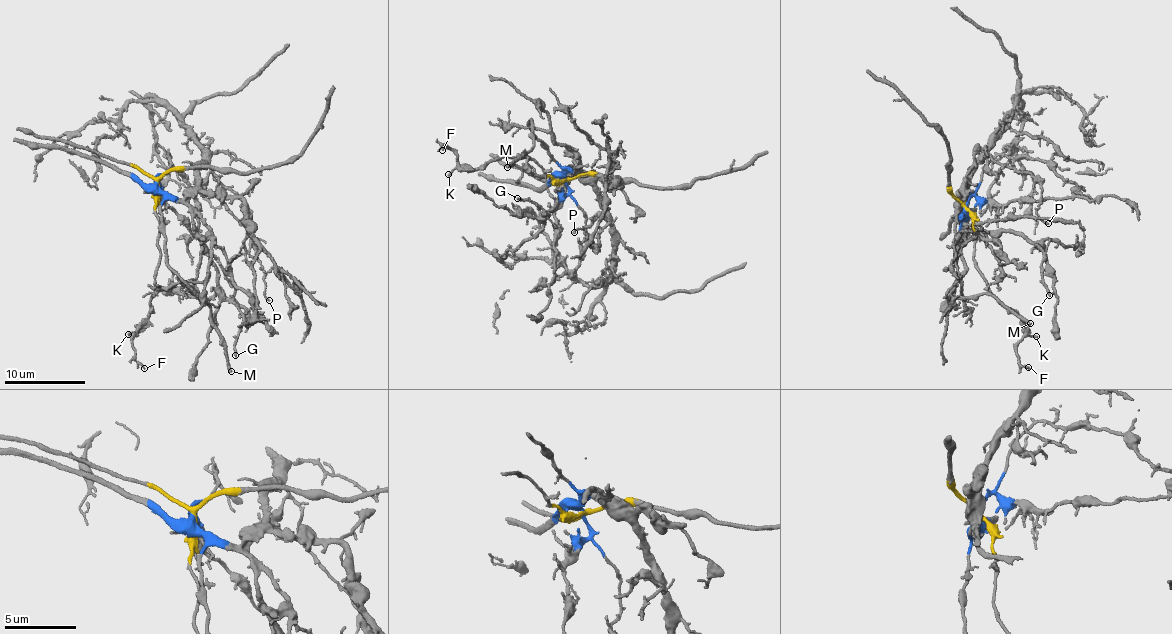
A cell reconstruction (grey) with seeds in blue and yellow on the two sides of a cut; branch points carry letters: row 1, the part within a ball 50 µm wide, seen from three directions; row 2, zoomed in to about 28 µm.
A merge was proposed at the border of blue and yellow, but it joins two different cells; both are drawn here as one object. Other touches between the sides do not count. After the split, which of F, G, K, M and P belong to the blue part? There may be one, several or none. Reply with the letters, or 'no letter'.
G, M, P

